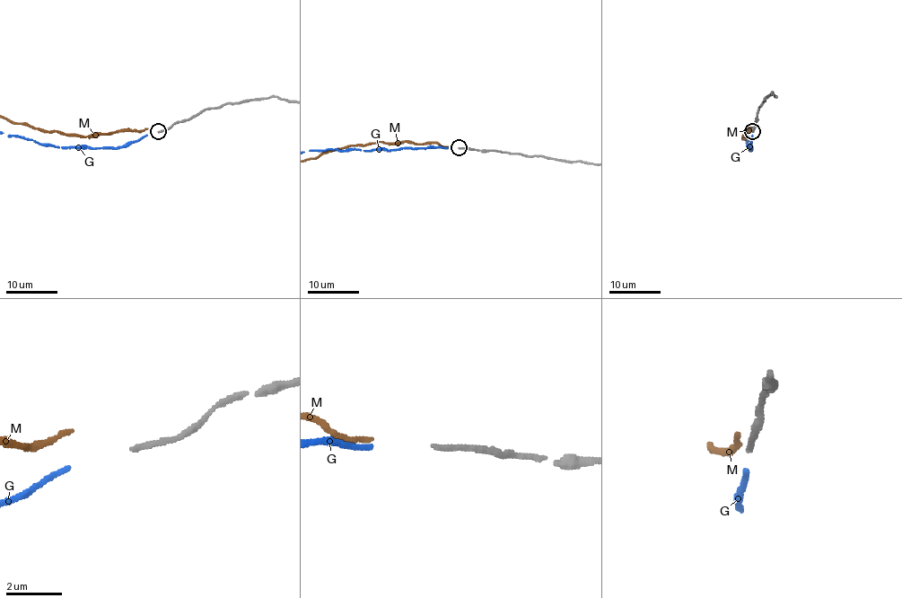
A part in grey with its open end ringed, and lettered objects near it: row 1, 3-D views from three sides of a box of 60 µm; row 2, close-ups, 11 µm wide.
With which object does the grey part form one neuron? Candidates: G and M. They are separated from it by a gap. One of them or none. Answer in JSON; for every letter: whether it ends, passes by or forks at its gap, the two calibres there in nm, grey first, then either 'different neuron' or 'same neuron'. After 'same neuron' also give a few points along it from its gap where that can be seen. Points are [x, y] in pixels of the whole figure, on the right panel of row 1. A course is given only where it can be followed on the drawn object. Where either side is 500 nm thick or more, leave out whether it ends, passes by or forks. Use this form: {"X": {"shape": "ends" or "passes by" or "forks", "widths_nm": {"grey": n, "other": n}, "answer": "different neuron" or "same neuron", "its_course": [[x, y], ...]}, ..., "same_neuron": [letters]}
{"G": {"shape": "ends", "widths_nm": {"grey": 180, "other": 170}, "answer": "same neuron"}, "M": {"shape": "ends", "widths_nm": {"grey": 180, "other": 170}, "answer": "different neuron"}, "same_neuron": ["G"]}

